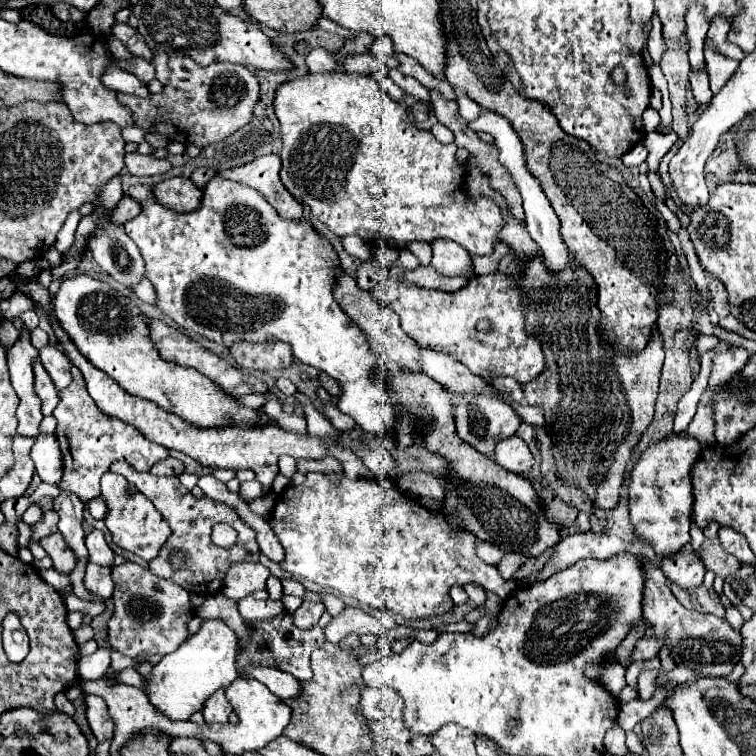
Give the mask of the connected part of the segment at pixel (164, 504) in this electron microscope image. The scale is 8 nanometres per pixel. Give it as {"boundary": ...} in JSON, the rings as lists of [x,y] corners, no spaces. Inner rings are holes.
{"boundary":[[[126,461],[112,463],[110,471],[118,473],[118,475],[124,475],[128,479],[128,483],[132,483],[140,493],[144,493],[148,499],[152,499],[154,507],[162,513],[162,517],[168,521],[168,527],[172,529],[172,535],[162,545],[158,557],[154,557],[148,563],[148,569],[154,575],[158,575],[162,579],[170,579],[170,581],[178,583],[180,587],[184,587],[190,593],[196,593],[196,595],[202,595],[202,597],[210,597],[210,595],[214,595],[214,593],[218,593],[222,589],[224,575],[226,575],[226,571],[230,569],[232,563],[258,561],[260,549],[256,545],[256,533],[240,521],[240,517],[234,511],[234,507],[230,507],[226,503],[220,503],[220,501],[214,501],[214,499],[208,499],[208,497],[200,497],[198,499],[188,489],[182,487],[178,477],[156,477],[152,473],[140,473],[136,469],[132,469]],[[216,523],[228,523],[228,525],[232,525],[238,531],[238,541],[230,549],[216,547],[210,541],[210,531],[212,531],[212,525],[216,525]],[[172,549],[182,549],[184,553],[188,553],[190,563],[186,565],[186,569],[174,571],[168,565],[168,555],[170,555]]]}

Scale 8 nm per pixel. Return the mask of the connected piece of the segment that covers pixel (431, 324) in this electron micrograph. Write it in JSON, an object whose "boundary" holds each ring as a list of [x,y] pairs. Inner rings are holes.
{"boundary":[[[494,273],[494,275],[476,275],[468,281],[466,287],[454,293],[444,293],[444,291],[434,291],[434,289],[422,289],[406,281],[398,279],[386,279],[378,283],[372,289],[372,295],[376,301],[384,307],[390,307],[392,311],[398,313],[400,325],[408,337],[412,337],[416,343],[448,353],[460,363],[464,363],[474,375],[490,381],[496,377],[514,377],[518,383],[528,383],[532,381],[542,369],[544,369],[544,353],[540,349],[540,343],[534,337],[528,337],[524,333],[524,303],[522,303],[522,293],[518,283],[514,279],[508,279],[504,273]],[[486,317],[492,323],[492,333],[480,333],[476,331],[478,319]]]}

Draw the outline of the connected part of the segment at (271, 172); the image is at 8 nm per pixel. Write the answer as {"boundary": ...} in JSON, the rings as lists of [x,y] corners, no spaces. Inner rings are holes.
{"boundary":[[[264,155],[246,165],[218,171],[218,175],[224,179],[232,179],[242,185],[248,185],[248,187],[256,189],[258,193],[262,193],[264,199],[270,201],[272,207],[276,207],[280,217],[284,217],[288,221],[302,221],[304,219],[302,203],[298,203],[286,191],[286,187],[282,185],[282,181],[278,177],[278,171],[280,171],[280,157]]]}

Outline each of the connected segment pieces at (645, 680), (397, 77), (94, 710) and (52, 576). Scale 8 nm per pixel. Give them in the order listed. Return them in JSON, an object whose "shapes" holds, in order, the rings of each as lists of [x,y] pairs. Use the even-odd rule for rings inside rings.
{"shapes":[[[[644,669],[638,677],[638,693],[642,699],[650,699],[656,685],[654,685],[654,679],[658,677],[658,671],[656,669]]],[[[390,69],[390,77],[396,85],[400,85],[408,95],[420,99],[420,101],[428,101],[430,99],[430,91],[424,89],[414,77],[408,77],[408,75],[402,75],[398,69]]],[[[82,693],[84,701],[86,701],[86,717],[90,723],[90,729],[94,733],[94,737],[98,739],[98,743],[106,741],[108,731],[114,731],[114,721],[108,713],[108,705],[100,695],[92,695],[92,693]]],[[[36,569],[38,573],[40,573],[40,577],[46,581],[46,583],[50,583],[52,587],[56,587],[58,591],[62,591],[68,583],[70,583],[70,579],[66,577],[66,575],[60,575],[58,571],[54,571],[54,569]],[[60,583],[62,583],[62,587],[60,587]]]]}

